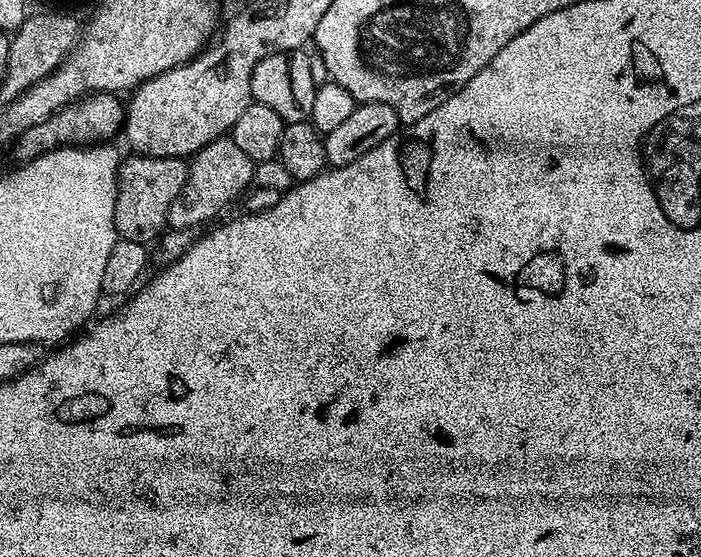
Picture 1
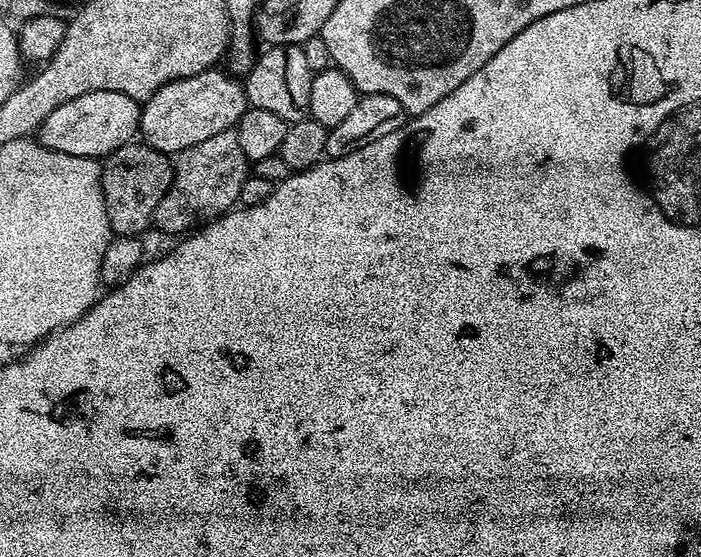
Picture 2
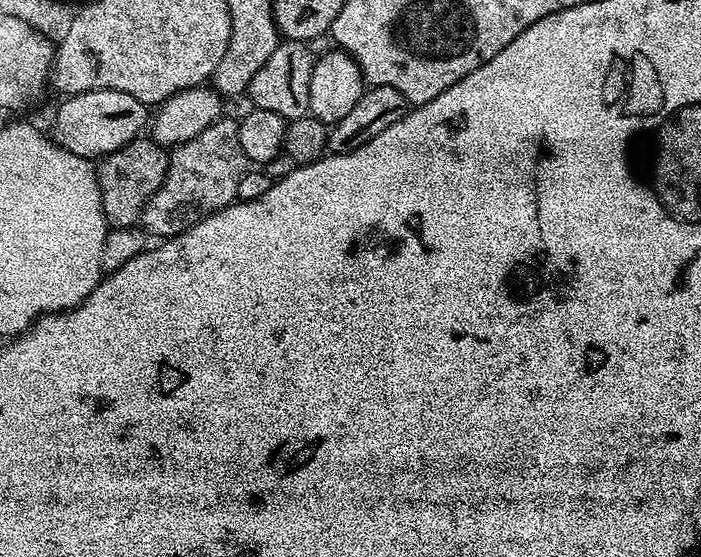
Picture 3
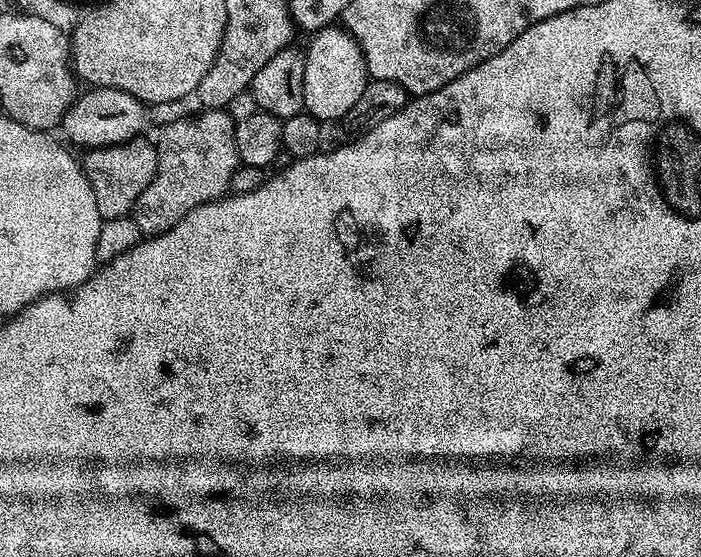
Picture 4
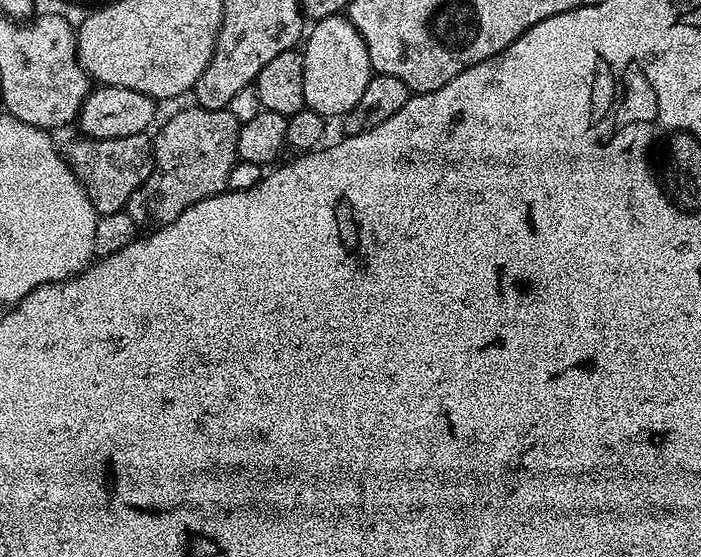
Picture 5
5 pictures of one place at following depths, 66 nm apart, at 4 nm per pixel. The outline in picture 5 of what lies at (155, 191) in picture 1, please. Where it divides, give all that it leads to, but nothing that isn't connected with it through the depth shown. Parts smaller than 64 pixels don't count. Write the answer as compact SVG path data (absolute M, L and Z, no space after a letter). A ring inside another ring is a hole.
M144 134L128 137L79 139L66 148L66 159L72 168L72 173L86 190L97 217L125 211L134 190L138 190L145 184L150 178L152 167L156 165L152 157L153 141Z

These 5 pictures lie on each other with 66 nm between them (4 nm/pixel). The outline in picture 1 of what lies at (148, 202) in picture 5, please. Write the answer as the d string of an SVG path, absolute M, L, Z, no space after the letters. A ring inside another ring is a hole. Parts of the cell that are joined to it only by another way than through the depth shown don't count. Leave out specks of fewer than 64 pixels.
M231 135L219 136L214 142L202 146L202 150L191 157L186 186L182 186L178 198L170 202L167 227L199 229L207 220L215 221L215 216L227 204L236 199L239 201L249 191L256 168L254 161L232 141Z

